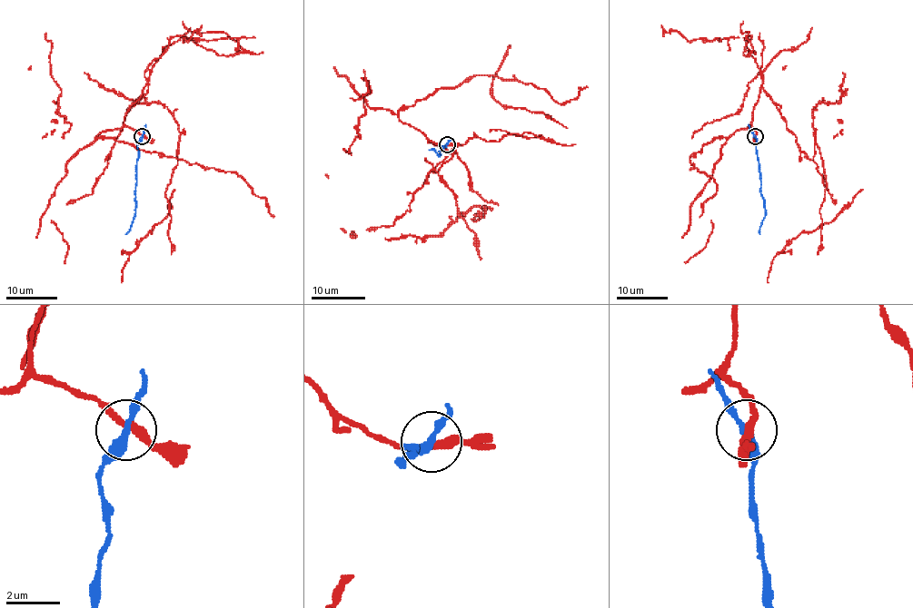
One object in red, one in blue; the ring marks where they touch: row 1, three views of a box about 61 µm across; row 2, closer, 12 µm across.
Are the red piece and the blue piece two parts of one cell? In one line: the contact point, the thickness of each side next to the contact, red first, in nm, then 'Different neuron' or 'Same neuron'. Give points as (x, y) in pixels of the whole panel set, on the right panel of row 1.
Place: (755, 136). Thickness 260 nm (red) against 280 nm. Different neuron

